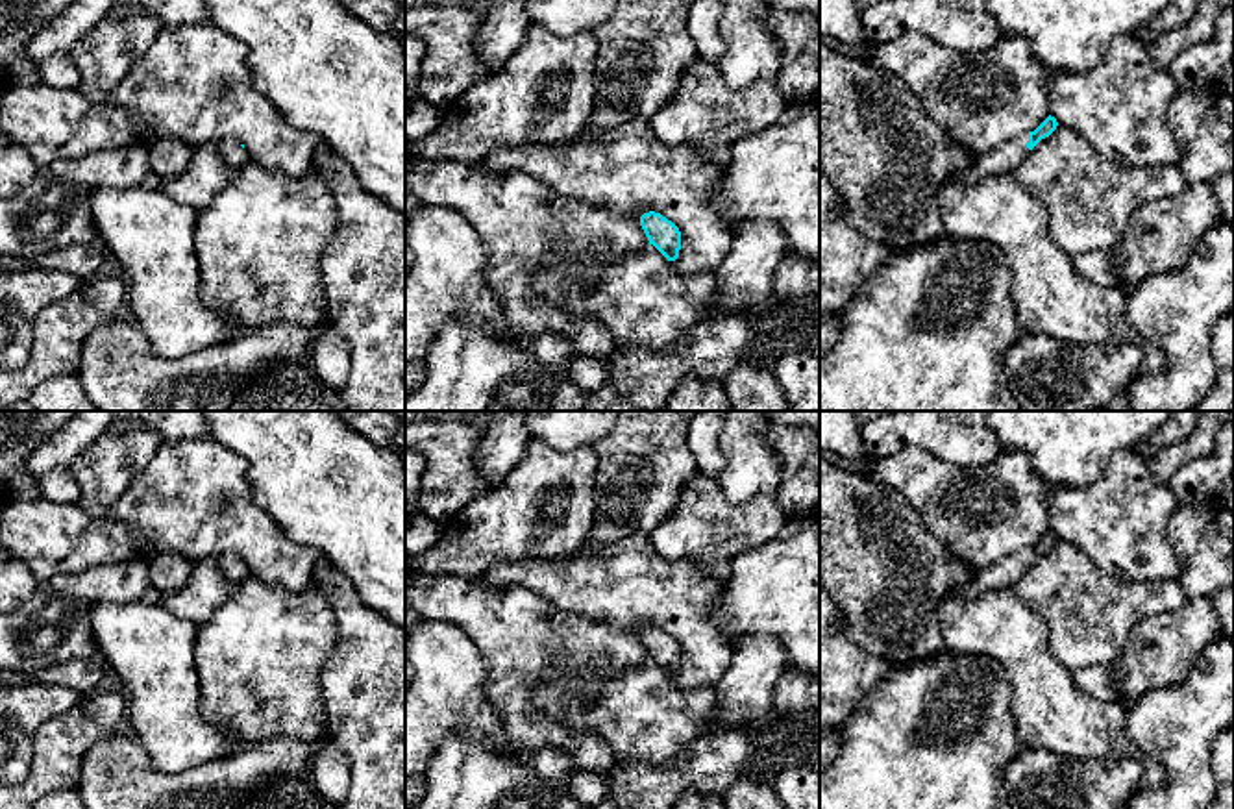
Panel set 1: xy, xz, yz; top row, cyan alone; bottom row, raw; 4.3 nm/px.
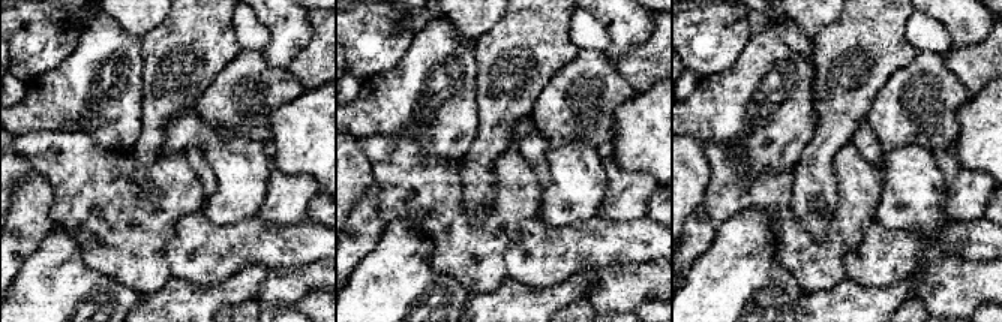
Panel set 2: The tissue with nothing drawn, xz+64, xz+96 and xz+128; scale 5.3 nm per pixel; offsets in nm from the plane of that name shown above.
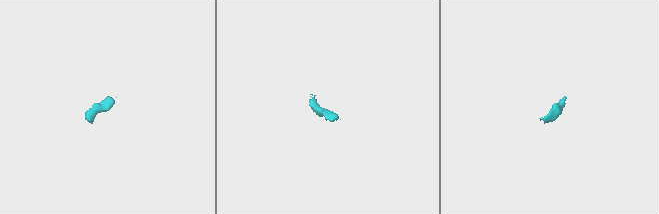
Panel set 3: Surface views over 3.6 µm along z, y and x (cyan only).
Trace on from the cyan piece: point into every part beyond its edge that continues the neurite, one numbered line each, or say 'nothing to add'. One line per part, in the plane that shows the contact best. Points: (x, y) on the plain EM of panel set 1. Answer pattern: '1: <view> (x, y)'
1: yz (1005, 572)

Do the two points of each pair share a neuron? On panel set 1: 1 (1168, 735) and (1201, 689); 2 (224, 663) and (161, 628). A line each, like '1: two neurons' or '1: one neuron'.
1: one neuron
2: two neurons

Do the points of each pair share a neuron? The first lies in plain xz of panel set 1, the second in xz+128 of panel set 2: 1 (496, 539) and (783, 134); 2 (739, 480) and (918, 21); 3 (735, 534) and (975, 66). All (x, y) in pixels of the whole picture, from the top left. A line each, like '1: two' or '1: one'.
1: one
2: two
3: two

